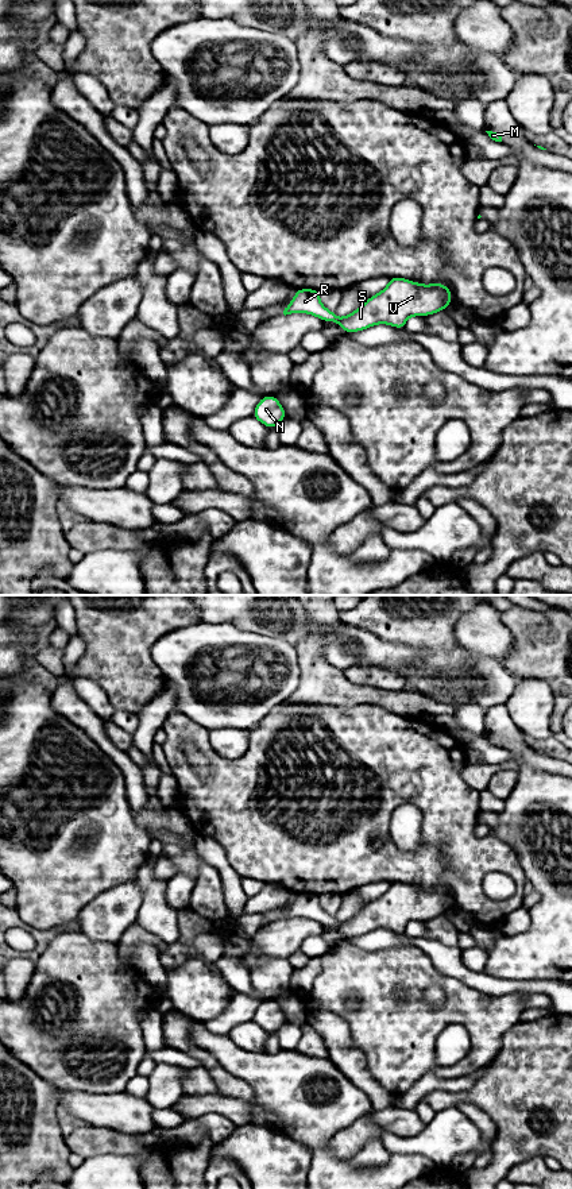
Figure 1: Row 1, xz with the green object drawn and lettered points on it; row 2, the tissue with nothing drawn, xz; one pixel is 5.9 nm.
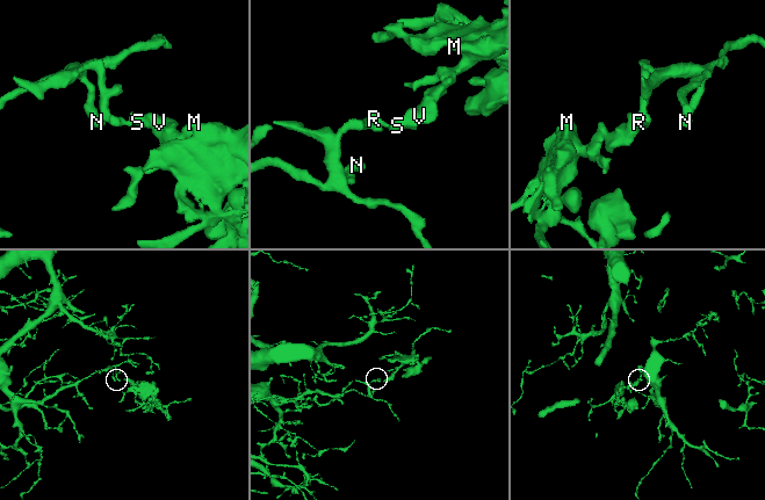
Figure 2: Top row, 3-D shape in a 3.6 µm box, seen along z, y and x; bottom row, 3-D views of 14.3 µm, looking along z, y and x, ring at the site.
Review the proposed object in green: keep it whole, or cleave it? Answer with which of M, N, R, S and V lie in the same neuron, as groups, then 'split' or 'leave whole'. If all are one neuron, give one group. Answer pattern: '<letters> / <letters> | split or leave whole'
M S V / N R | split

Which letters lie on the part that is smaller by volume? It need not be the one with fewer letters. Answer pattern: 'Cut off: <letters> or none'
Cut off: M, S, V

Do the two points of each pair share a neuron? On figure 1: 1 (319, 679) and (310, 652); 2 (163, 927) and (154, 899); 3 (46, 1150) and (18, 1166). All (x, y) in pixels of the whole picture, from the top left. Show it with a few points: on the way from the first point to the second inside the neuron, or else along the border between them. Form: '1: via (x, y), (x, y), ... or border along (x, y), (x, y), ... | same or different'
1: via (316, 672), (310, 659) | same
2: via (161, 921), (154, 914), (154, 906) | same
3: via (39, 1150), (34, 1150), (24, 1159) | same

